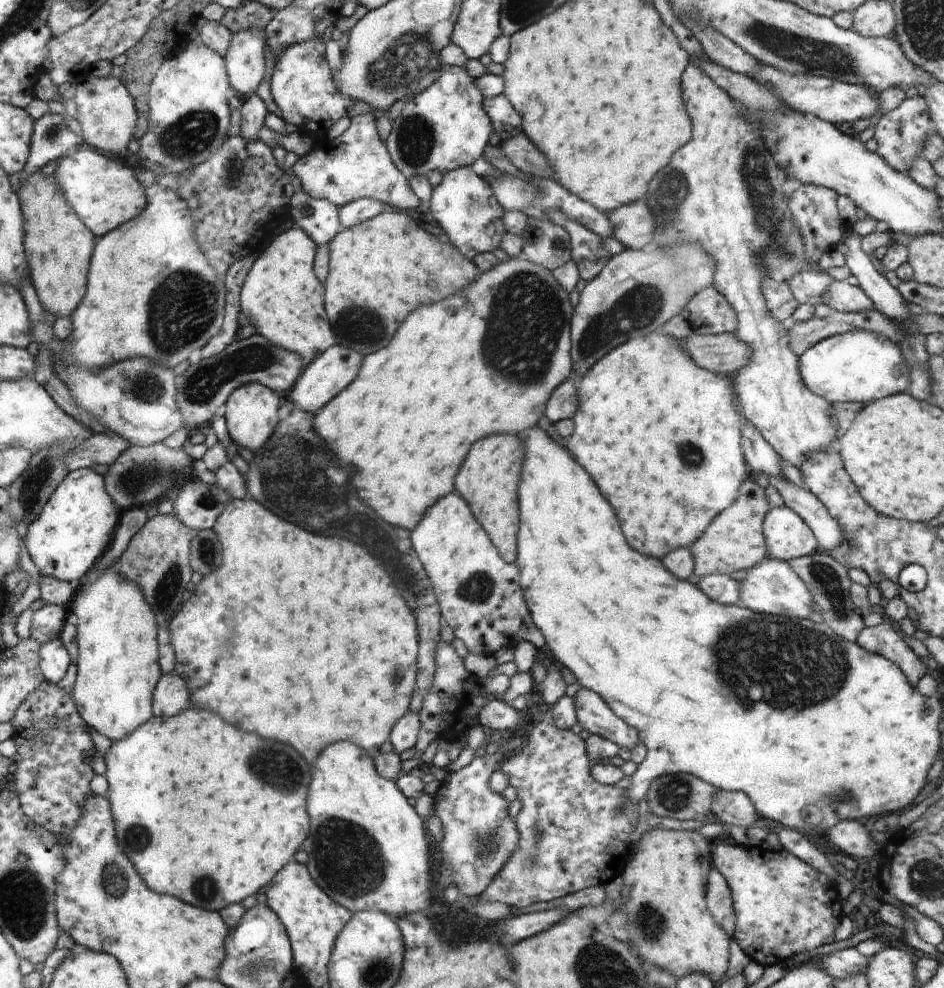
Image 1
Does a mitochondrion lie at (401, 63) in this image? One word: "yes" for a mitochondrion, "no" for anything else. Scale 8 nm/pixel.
yes

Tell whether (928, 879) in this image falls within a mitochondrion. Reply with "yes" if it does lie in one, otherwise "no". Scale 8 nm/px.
yes

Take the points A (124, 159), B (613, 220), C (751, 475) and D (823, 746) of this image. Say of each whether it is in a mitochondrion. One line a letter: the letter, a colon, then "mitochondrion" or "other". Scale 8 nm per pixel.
A: other
B: other
C: other
D: other

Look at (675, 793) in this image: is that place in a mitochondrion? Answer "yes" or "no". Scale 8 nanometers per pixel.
yes

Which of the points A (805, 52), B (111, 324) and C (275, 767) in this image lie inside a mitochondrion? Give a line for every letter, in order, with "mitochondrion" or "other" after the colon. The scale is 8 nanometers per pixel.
A: mitochondrion
B: other
C: mitochondrion

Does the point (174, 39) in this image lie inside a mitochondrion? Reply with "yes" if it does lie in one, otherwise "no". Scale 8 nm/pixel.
no

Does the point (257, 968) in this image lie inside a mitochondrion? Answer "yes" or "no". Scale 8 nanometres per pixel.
yes

